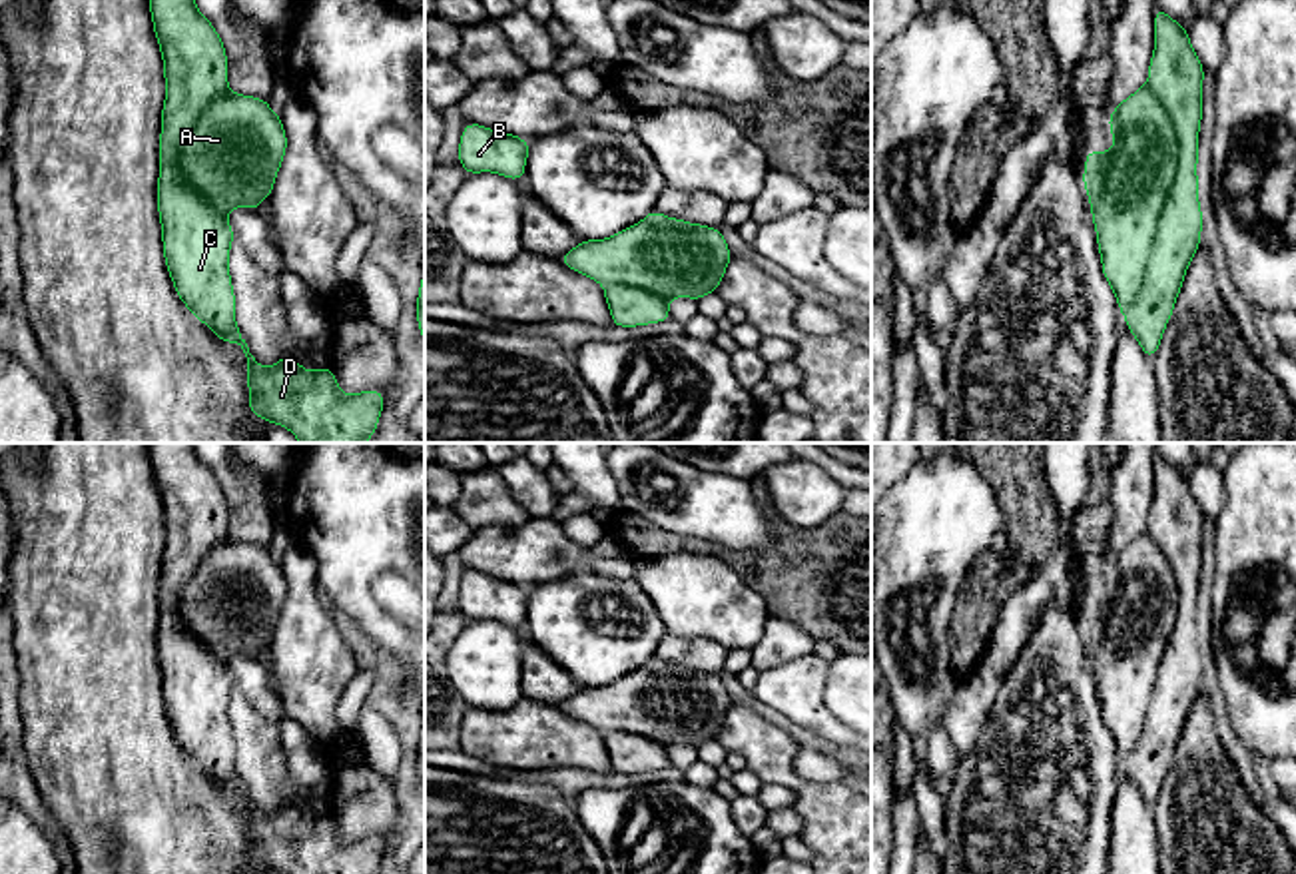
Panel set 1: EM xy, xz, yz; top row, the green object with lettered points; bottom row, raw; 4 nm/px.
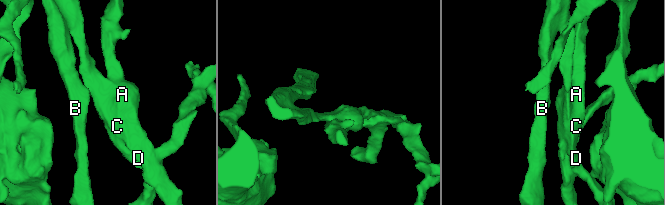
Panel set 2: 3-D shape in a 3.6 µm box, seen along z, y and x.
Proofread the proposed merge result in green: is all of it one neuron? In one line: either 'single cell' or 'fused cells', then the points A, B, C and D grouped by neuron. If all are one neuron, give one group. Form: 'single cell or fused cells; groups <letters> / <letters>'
single cell; groups A B C D

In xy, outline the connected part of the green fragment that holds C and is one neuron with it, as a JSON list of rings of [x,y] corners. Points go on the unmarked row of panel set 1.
[[[150,443],[150,461],[156,487],[162,497],[165,525],[165,549],[162,555],[162,581],[158,595],[162,607],[158,623],[158,658],[165,714],[175,740],[183,752],[221,788],[237,790],[243,796],[247,804],[247,852],[253,864],[263,864],[267,870],[283,874],[377,874],[385,852],[379,836],[345,842],[329,812],[317,818],[307,818],[295,806],[285,802],[271,814],[261,814],[249,800],[249,794],[235,770],[235,740],[229,722],[229,694],[235,684],[227,668],[227,658],[231,655],[257,658],[257,653],[265,645],[271,645],[273,629],[287,597],[285,575],[281,571],[281,563],[269,555],[267,547],[235,541],[227,535],[229,521],[223,489],[211,469],[197,457],[193,443]]]

